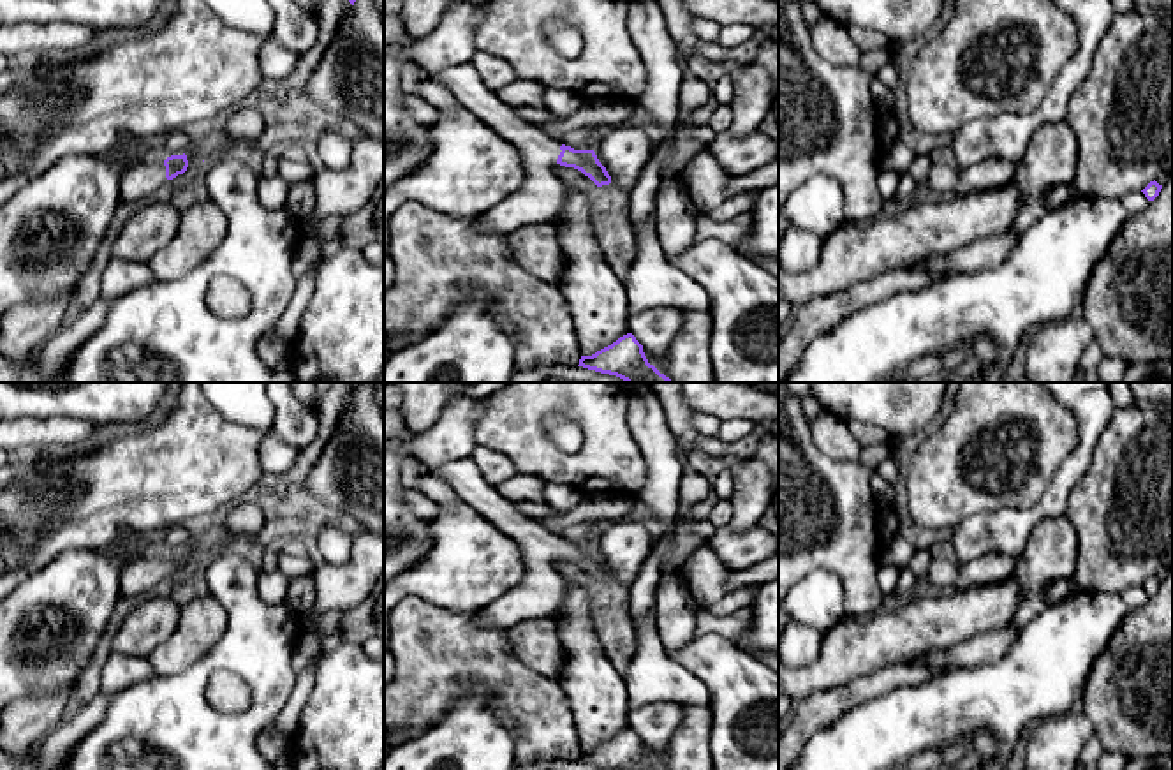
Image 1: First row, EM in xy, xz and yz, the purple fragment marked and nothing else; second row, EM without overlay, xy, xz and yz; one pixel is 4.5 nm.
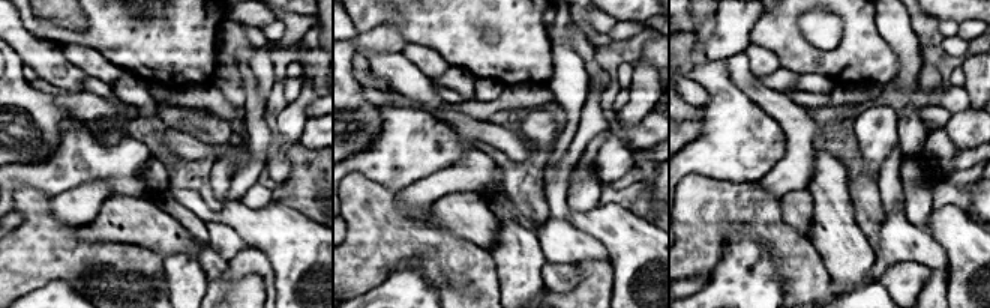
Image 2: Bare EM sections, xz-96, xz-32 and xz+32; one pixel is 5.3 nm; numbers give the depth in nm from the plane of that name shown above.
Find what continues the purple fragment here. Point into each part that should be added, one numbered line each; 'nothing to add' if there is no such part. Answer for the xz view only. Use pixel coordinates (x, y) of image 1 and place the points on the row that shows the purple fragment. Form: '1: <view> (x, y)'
1: xz (541, 199)

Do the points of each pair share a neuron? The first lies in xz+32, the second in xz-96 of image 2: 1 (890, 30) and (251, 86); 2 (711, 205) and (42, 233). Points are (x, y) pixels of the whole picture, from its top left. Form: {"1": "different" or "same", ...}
{"1": "different", "2": "same"}

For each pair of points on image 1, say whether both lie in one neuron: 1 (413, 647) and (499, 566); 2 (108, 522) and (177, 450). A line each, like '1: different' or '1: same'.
1: different
2: same

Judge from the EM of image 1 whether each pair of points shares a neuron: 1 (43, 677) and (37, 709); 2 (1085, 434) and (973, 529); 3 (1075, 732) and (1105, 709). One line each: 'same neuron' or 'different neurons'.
1: different neurons
2: same neuron
3: different neurons

